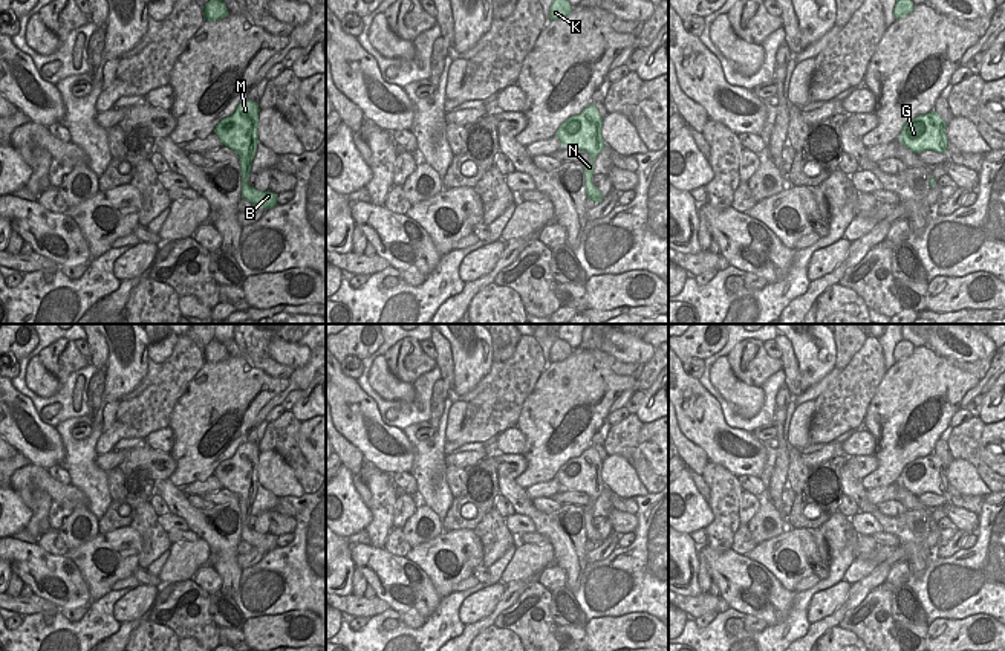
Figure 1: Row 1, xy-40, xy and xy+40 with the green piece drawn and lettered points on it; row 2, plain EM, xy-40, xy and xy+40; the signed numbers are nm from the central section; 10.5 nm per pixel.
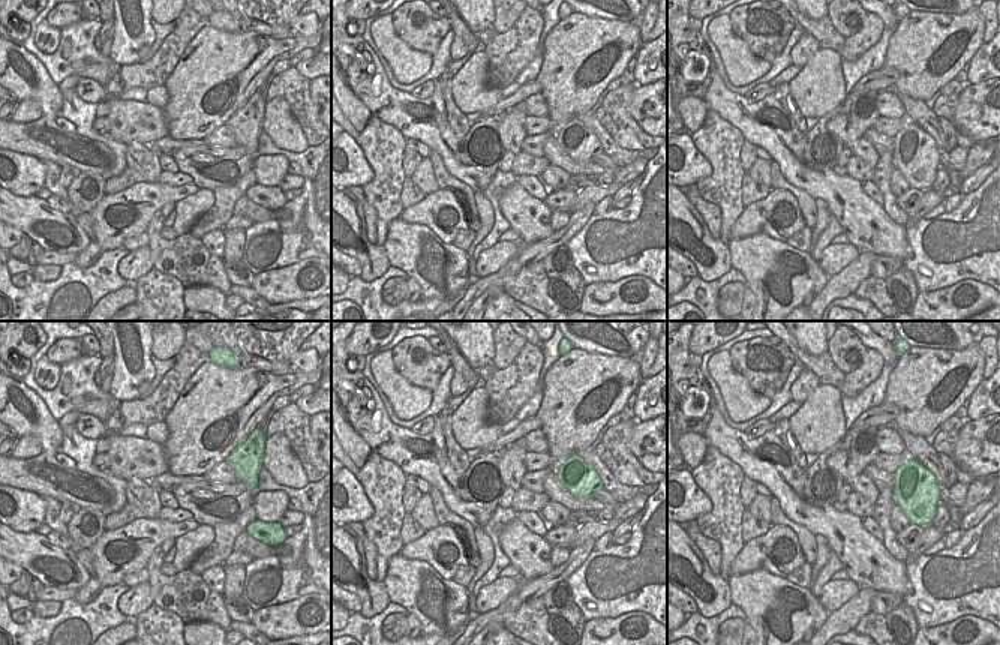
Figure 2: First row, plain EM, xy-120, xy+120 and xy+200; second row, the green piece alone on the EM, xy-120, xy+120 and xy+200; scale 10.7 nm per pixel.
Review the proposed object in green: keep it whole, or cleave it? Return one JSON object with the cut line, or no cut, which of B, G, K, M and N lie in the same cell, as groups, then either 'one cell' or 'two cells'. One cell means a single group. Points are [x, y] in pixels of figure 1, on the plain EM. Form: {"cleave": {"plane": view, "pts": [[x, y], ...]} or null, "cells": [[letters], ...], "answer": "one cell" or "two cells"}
{"cleave": null, "cells": [["B", "G", "K", "M", "N"]], "answer": "one cell"}

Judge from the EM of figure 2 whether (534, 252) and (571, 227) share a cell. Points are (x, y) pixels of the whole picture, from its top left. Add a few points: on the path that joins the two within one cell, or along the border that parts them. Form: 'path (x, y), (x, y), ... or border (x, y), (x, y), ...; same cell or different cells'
path (543, 248), (562, 236); same cell

